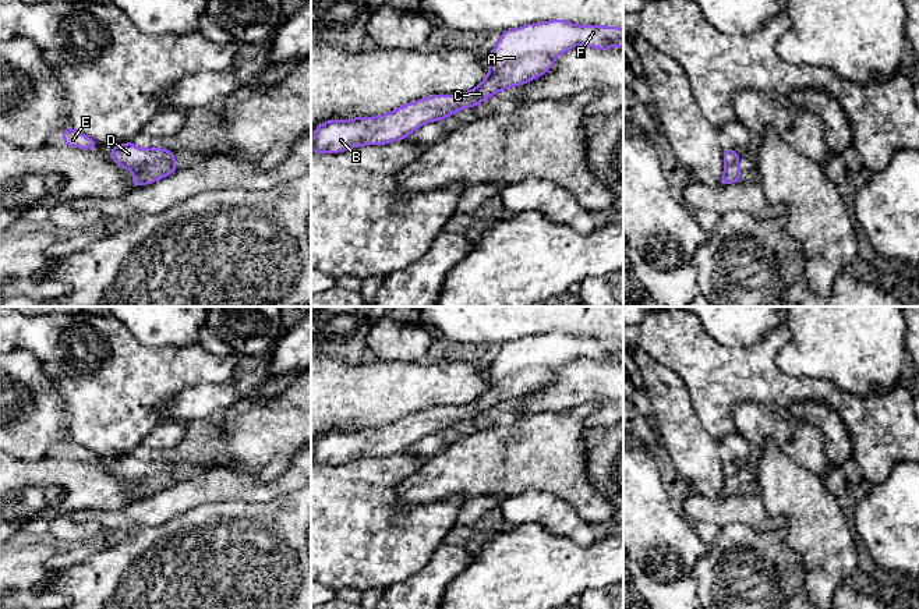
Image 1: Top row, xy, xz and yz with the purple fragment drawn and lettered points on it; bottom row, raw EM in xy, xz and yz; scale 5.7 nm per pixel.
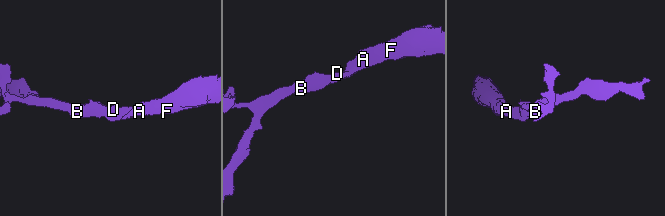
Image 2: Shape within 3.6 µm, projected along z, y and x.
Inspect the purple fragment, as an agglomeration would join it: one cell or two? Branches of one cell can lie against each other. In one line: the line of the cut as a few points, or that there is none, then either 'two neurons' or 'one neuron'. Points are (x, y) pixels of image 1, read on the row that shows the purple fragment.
cut none; one neuron

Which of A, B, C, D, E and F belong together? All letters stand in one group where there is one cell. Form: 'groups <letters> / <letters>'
groups A B C D E F

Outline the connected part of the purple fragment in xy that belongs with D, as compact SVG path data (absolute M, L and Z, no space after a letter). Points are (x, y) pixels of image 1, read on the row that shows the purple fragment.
M131 141L116 145L109 155L119 166L134 171L132 187L151 184L179 170L174 152L155 146L139 149Z

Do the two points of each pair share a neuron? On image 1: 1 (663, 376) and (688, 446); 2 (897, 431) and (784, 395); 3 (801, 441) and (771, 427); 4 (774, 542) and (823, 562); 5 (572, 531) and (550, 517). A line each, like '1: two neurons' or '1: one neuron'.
1: one neuron
2: one neuron
3: one neuron
4: two neurons
5: one neuron

